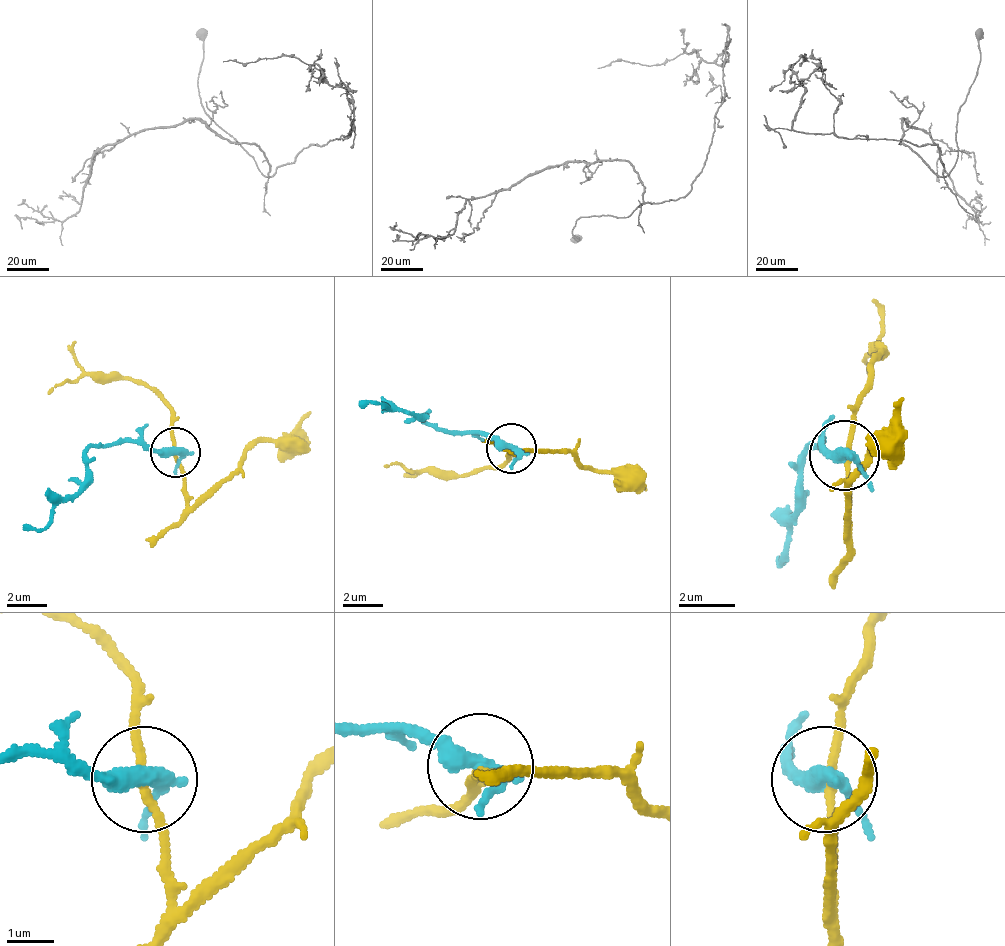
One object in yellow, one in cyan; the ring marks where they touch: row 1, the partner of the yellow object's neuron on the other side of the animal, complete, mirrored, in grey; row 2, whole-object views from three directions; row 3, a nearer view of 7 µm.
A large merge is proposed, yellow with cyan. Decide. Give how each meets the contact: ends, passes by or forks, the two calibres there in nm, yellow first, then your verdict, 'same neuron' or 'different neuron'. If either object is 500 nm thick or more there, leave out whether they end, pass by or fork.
yellow passes by; cyan passes by; 160 nm thick on the yellow side, 360 nm on the other; different neuron

